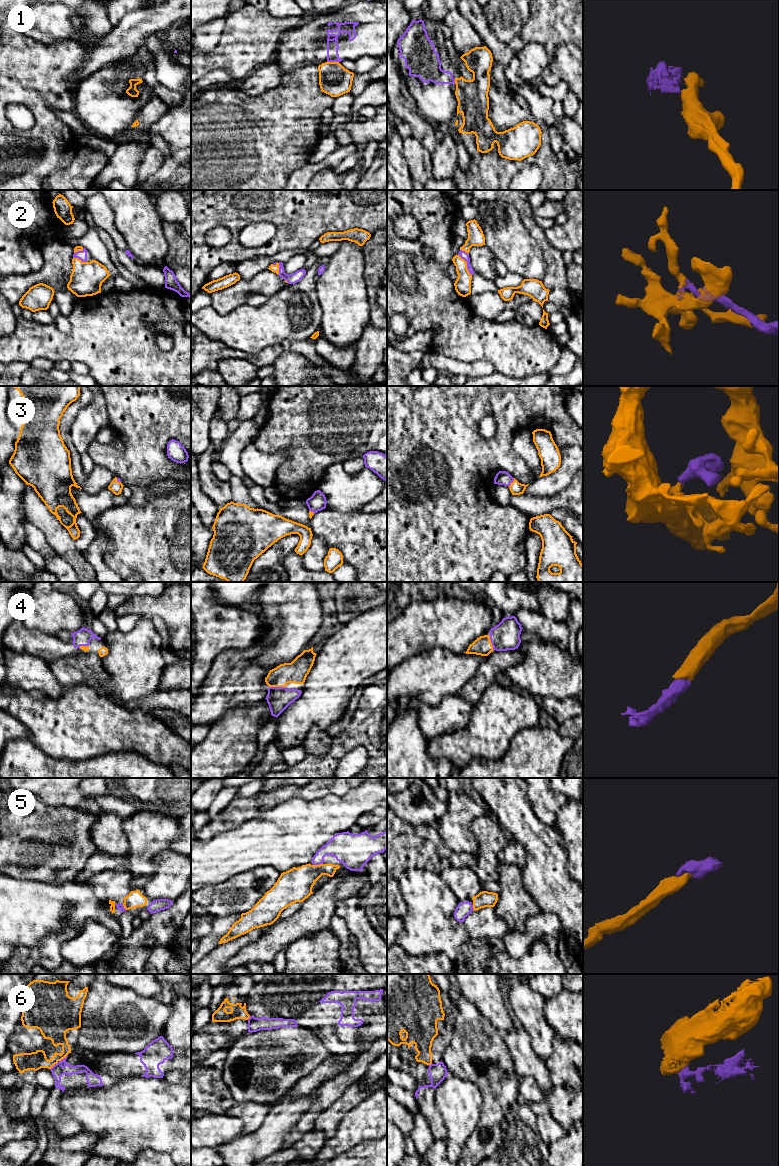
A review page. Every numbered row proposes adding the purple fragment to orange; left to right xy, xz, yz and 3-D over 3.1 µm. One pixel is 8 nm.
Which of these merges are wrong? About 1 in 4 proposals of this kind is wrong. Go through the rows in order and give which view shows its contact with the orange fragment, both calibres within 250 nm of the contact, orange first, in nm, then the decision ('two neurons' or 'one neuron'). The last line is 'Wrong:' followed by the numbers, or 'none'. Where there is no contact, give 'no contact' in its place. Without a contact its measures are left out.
1: xz | 260/100 nm | two neurons
2: yz | 130/60 nm | one neuron
3: yz | 110/110 nm | one neuron
4: xz | 180/190 nm | one neuron
5: xz | 280/200 nm | one neuron
6: xy | 160/100 nm | two neurons
Wrong: 1, 6

